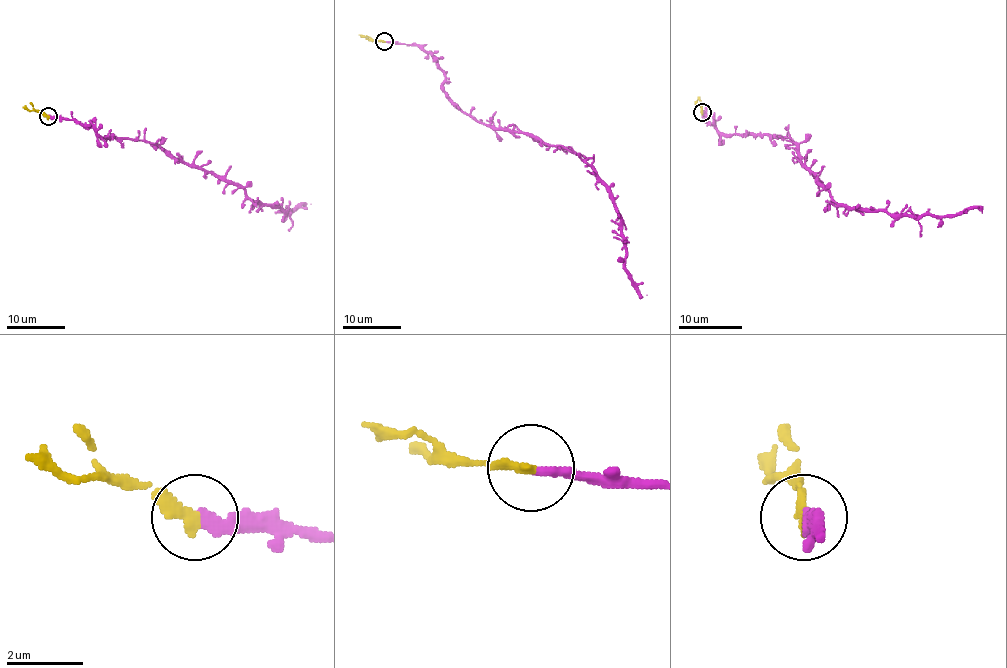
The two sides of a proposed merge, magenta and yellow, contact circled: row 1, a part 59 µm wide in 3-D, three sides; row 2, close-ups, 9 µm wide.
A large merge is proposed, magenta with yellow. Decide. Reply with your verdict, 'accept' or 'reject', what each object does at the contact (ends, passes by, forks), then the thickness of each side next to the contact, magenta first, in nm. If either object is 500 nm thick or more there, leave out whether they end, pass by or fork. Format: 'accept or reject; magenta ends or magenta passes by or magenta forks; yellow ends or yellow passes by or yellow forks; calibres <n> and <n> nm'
accept; magenta ends; yellow ends; calibres 320 and 320 nm

